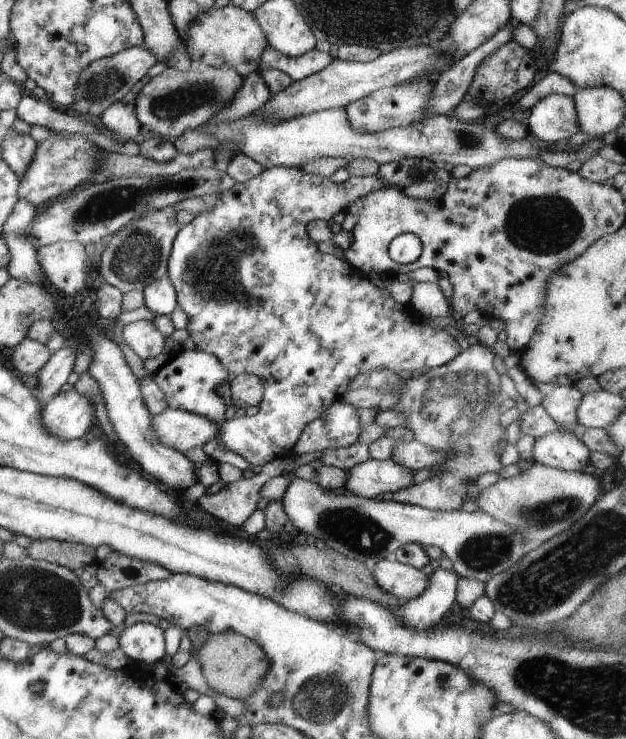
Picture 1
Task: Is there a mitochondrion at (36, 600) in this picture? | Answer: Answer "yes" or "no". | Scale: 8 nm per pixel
yes

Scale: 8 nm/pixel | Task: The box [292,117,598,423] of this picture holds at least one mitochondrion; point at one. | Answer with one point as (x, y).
(546, 224)

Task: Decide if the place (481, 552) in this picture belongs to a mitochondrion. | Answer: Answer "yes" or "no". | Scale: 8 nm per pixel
yes

